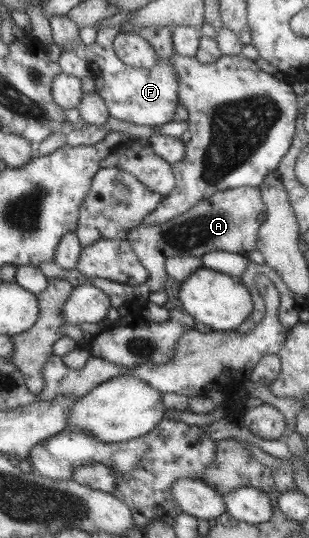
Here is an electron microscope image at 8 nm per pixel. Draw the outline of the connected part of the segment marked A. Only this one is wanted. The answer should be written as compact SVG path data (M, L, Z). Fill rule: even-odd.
M241 186L240 188L227 189L214 192L211 197L201 199L189 211L161 223L161 225L143 225L131 229L127 240L136 253L138 260L147 268L149 279L139 285L129 285L111 281L110 279L87 279L110 298L111 306L116 307L121 321L129 317L136 309L141 309L149 304L149 293L165 291L169 279L165 276L167 258L175 256L202 257L209 251L223 250L231 253L248 255L257 250L258 231L267 219L267 206L261 200L261 190L257 187Z

